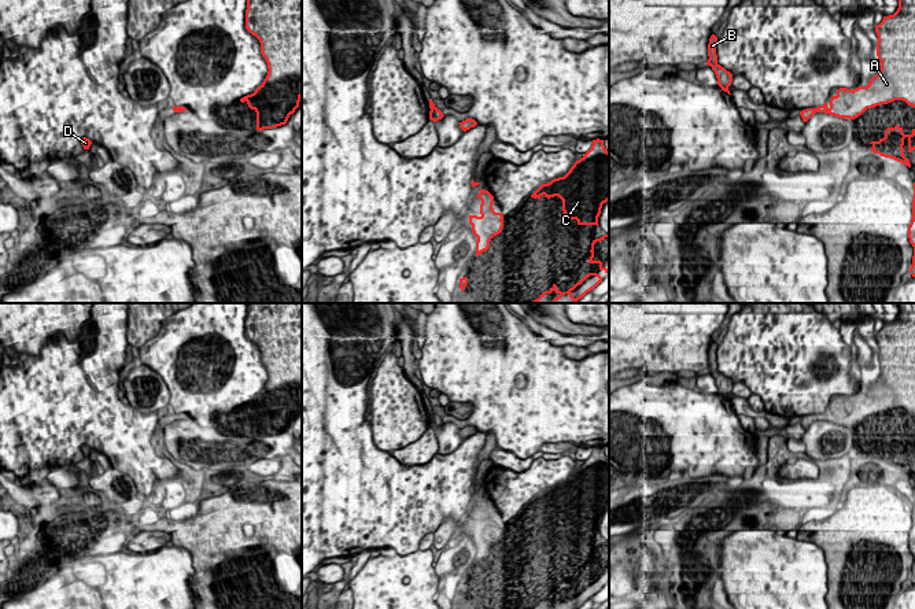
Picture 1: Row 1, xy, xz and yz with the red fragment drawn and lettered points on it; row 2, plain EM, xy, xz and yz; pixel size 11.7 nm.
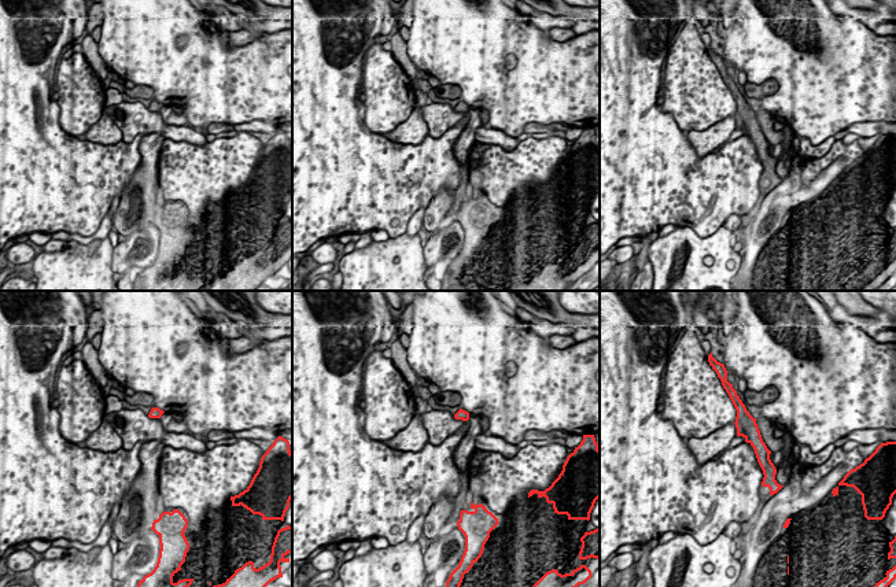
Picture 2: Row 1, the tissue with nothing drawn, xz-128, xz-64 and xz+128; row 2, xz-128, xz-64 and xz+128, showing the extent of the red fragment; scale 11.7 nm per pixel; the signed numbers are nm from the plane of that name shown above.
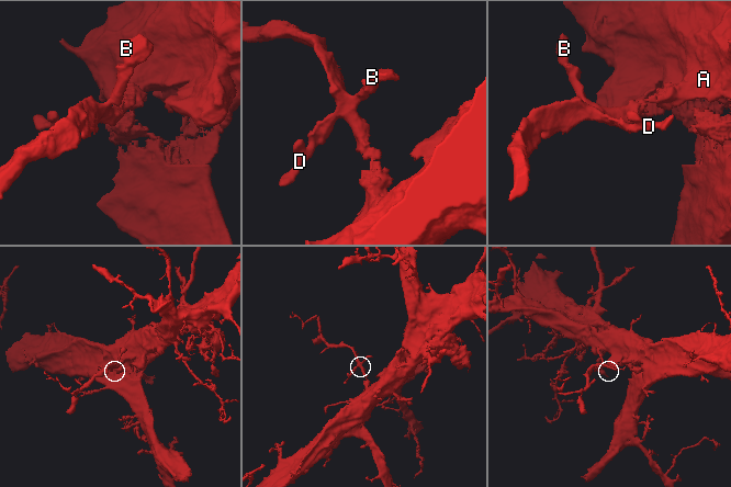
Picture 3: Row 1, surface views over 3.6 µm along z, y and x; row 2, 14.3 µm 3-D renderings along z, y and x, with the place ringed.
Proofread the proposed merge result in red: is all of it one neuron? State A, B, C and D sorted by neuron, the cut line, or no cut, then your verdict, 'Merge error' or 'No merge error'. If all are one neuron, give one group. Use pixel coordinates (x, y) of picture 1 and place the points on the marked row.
Groups: A B C D. No split. No merge error

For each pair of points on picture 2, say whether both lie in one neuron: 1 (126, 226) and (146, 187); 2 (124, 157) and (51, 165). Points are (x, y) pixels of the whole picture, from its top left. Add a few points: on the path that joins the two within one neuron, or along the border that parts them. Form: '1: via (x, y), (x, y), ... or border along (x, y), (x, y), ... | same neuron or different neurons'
1: via (126, 217), (139, 196) | same neuron
2: via (106, 165), (69, 165) | same neuron

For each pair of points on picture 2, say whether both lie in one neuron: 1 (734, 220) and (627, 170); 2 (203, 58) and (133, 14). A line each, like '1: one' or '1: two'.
1: two
2: one

